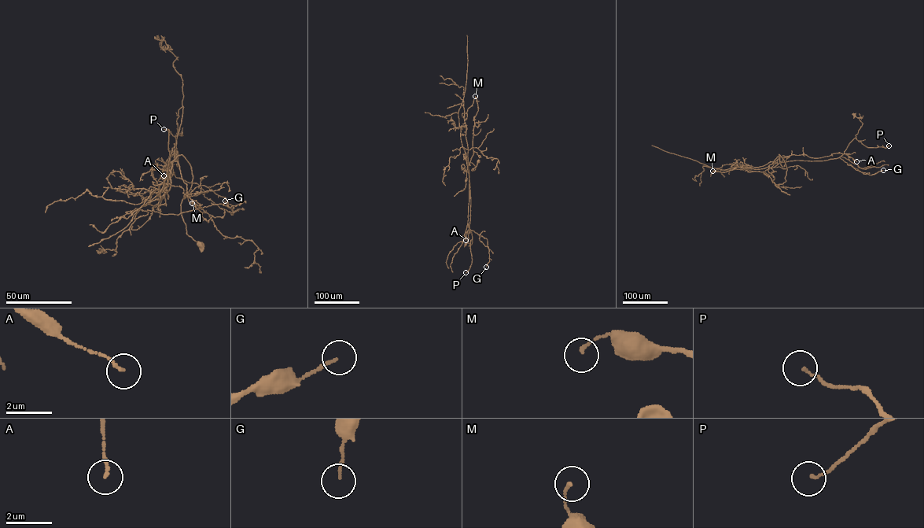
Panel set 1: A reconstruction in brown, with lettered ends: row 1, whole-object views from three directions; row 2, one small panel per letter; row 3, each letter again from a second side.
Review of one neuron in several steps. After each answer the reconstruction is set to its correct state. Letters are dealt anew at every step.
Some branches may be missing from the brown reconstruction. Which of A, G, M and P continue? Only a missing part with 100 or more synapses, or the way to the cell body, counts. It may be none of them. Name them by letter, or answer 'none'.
none

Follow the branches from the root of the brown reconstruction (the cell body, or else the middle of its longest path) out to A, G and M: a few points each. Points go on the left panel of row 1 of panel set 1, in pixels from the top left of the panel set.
A: (201, 244), (181, 214), (190, 164), (182, 155), (172, 164), (176, 154), (179, 165), (176, 151), (163, 175)
G: (201, 244), (181, 214), (191, 166), (182, 155), (169, 164), (168, 177), (170, 164), (233, 215), (225, 201)
M: (201, 244), (181, 214), (193, 175), (180, 155), (172, 162), (184, 197), (200, 207), (192, 203)

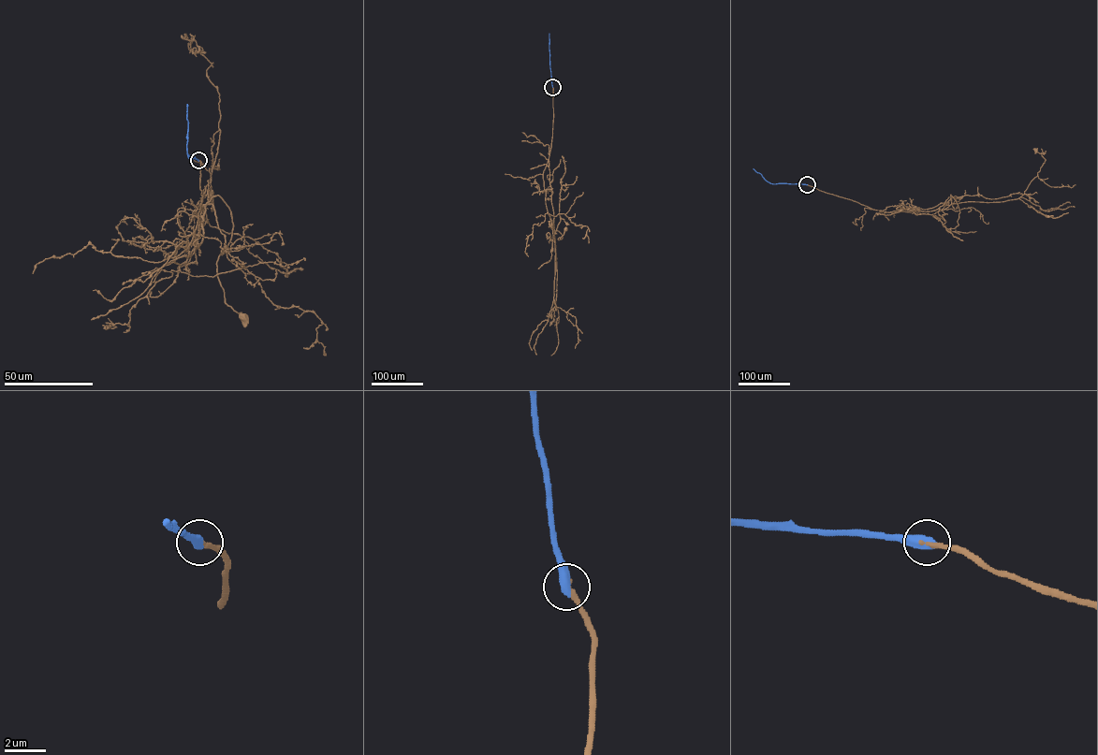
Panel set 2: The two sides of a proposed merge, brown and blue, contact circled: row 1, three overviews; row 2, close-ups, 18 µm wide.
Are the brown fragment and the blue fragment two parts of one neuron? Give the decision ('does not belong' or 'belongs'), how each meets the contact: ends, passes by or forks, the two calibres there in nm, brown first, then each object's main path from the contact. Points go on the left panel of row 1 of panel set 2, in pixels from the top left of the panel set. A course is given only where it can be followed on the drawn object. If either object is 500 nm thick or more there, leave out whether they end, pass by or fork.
belongs | 200/600 nm | brown via (198, 160), (194, 236), (165, 259), (189, 256), (200, 208), (219, 196), (233, 227), (217, 276), (245, 316) | blue via (198, 160), (187, 155), (187, 104)

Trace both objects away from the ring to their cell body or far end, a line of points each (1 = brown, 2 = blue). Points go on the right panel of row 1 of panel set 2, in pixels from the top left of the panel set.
1: (807, 184), (891, 212), (934, 214), (951, 204), (951, 195), (959, 212), (958, 225), (948, 229)
2: (807, 184), (769, 183), (753, 168)

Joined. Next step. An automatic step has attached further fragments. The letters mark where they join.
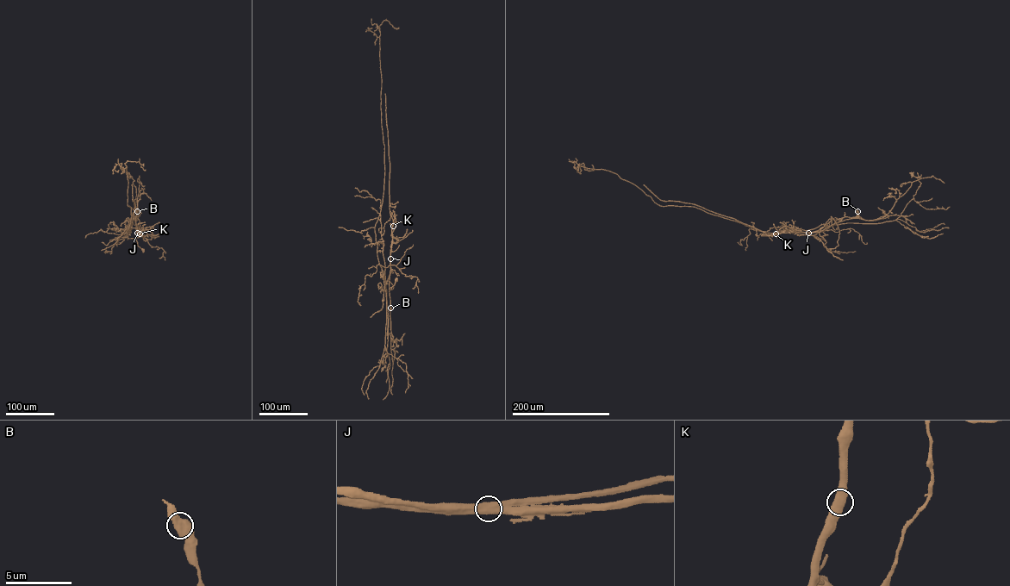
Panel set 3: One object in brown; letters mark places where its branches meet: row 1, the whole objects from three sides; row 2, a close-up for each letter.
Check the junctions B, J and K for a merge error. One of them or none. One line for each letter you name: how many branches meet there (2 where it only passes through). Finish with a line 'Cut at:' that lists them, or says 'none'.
J: 2
Cut at: J

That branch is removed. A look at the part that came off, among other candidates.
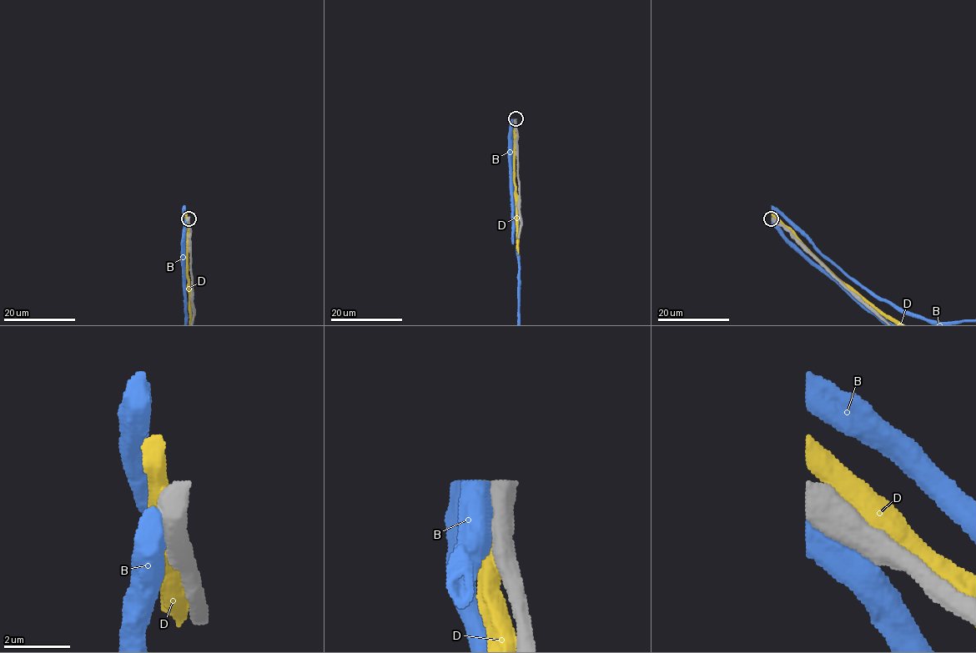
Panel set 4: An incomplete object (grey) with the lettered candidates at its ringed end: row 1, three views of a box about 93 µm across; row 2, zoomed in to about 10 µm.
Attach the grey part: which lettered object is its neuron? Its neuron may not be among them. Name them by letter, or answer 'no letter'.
no letter

